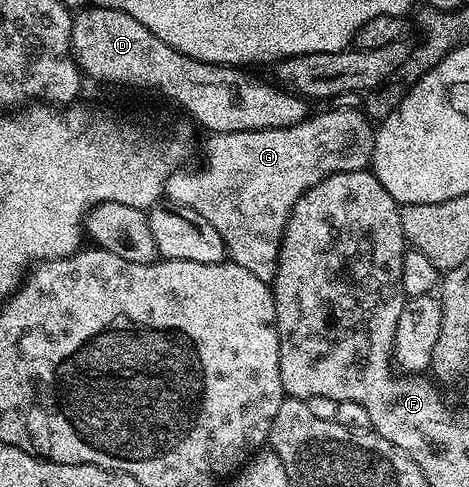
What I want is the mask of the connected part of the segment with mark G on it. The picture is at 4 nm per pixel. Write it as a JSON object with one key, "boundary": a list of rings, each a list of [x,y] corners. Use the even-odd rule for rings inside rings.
{"boundary":[[[338,107],[335,111],[311,114],[291,127],[211,134],[206,143],[206,164],[195,171],[175,171],[166,182],[165,198],[179,208],[200,213],[200,217],[204,217],[204,221],[208,221],[208,225],[220,233],[229,262],[248,269],[248,273],[256,277],[273,280],[278,262],[278,246],[282,243],[290,210],[299,206],[298,198],[309,187],[316,186],[325,175],[334,175],[337,171],[362,171],[371,166],[376,127],[361,110],[358,111],[350,107]]]}

